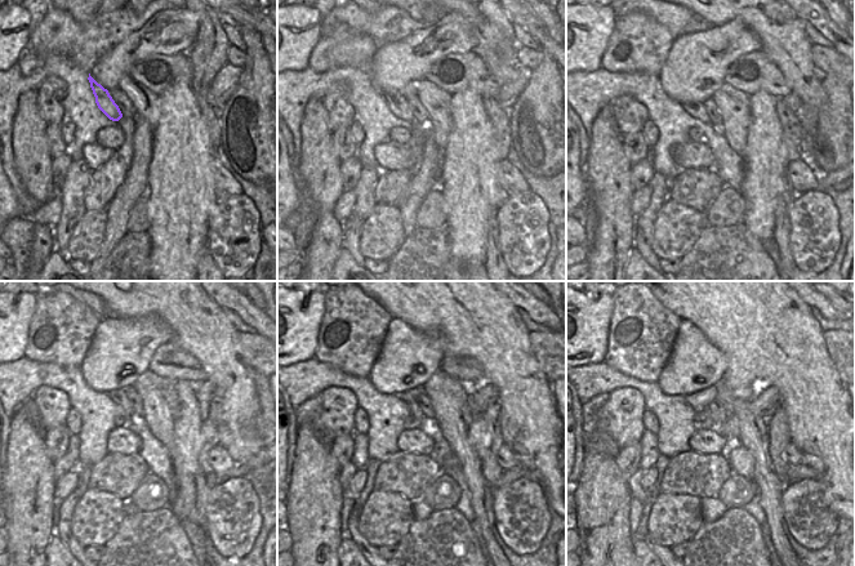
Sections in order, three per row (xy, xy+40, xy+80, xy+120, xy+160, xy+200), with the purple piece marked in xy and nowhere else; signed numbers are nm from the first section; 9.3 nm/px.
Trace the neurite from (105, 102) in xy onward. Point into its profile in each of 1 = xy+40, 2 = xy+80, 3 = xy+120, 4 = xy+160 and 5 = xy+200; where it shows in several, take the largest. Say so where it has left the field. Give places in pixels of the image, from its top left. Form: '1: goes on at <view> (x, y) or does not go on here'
1: goes on at xy+40 (399, 106)
2: goes on at xy+80 (697, 110)
3: goes on at xy+120 (119, 396)
4: goes on at xy+160 (415, 409)
5: goes on at xy+200 (707, 424)

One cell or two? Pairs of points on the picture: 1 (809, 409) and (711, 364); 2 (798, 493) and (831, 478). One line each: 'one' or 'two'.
1: two
2: two

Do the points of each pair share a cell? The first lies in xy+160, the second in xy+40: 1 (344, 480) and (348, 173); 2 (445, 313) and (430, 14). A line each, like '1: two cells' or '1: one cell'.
1: one cell
2: one cell

